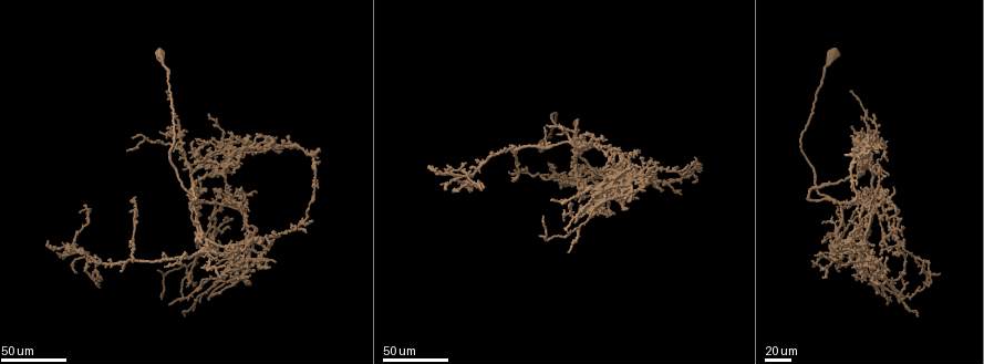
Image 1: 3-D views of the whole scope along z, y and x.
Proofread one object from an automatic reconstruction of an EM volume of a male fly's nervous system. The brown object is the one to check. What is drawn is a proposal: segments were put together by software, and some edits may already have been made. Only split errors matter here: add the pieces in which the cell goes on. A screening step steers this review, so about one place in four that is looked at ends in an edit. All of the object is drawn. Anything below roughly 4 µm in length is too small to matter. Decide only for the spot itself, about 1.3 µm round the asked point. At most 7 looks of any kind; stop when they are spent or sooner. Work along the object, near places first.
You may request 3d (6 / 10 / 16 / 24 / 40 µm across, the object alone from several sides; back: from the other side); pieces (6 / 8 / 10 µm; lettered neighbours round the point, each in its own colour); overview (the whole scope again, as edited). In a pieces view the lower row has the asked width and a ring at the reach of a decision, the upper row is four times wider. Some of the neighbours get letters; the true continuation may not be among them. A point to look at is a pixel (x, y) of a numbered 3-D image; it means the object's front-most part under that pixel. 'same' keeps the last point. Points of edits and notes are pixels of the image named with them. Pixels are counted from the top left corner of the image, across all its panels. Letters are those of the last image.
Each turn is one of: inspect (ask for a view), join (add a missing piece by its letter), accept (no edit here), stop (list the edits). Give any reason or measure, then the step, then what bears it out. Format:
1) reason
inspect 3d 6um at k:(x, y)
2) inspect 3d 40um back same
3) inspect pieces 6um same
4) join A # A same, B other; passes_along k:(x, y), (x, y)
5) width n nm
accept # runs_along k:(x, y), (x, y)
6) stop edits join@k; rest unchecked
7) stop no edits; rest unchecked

long arm stops here
inspect 3d 40um at 1:(509, 174)

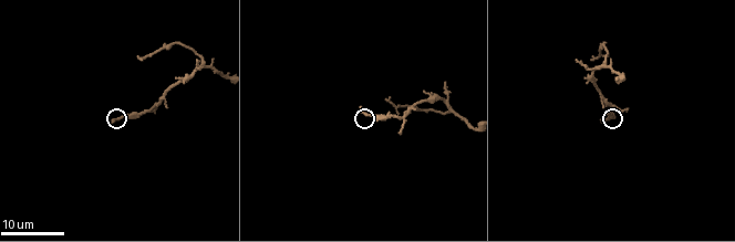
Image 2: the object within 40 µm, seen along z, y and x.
inspect pieces 10um at 2:(361, 108)

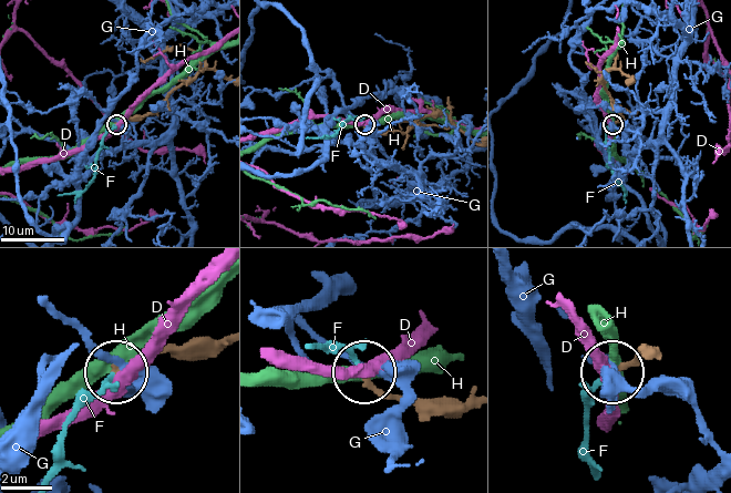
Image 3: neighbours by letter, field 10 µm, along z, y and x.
width 250 nm
join F # D other, F same, G other, H other; passes_along 3:(637, 348), (595, 392), (586, 418), (593, 475); the cell continues

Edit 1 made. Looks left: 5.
branch stops here
inspect 3d 40um at 1:(161, 132)

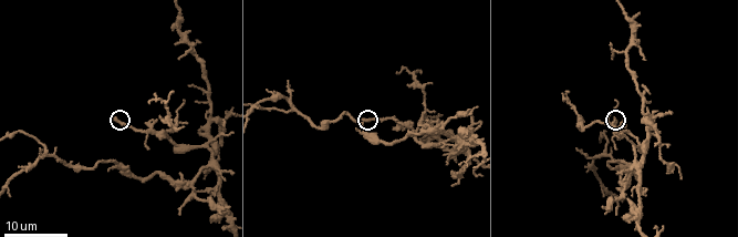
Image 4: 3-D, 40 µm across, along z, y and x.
inspect pieces 10um at 4:(362, 117)

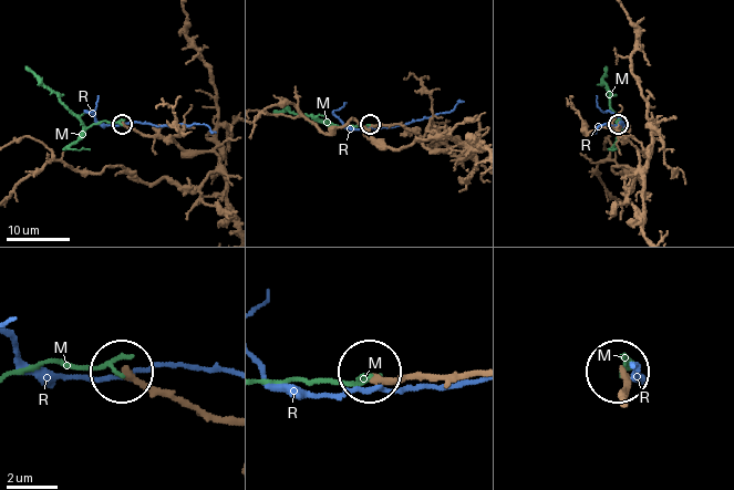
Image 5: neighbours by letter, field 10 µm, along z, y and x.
accept # M other, R other; runs_along 5:(473, 373), (373, 375); no lettered piece goes on from it

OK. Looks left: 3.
inspect overview

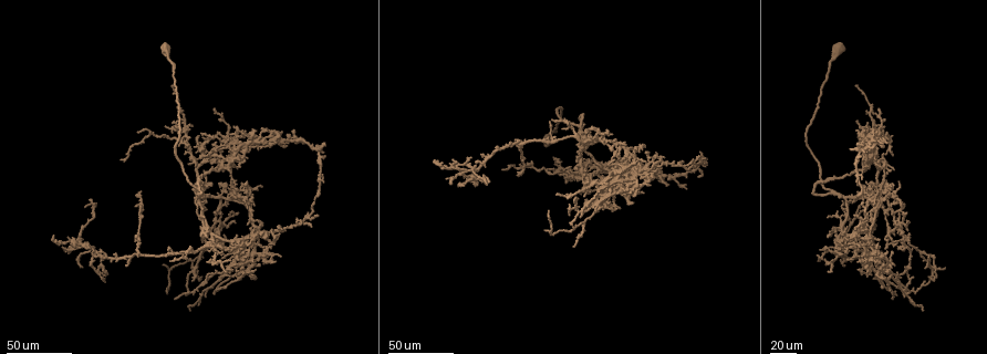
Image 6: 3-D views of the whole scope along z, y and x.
branch stops here
inspect 3d 24um at 6:(612, 167)

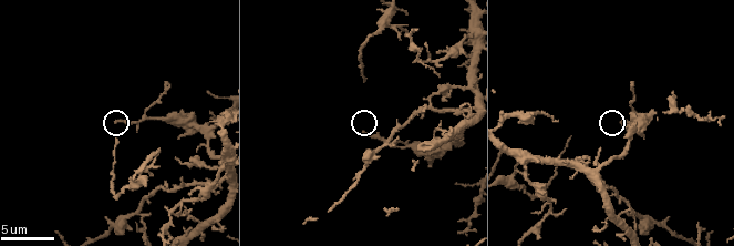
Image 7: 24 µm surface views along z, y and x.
inspect pieces 6um at 7:(115, 121)

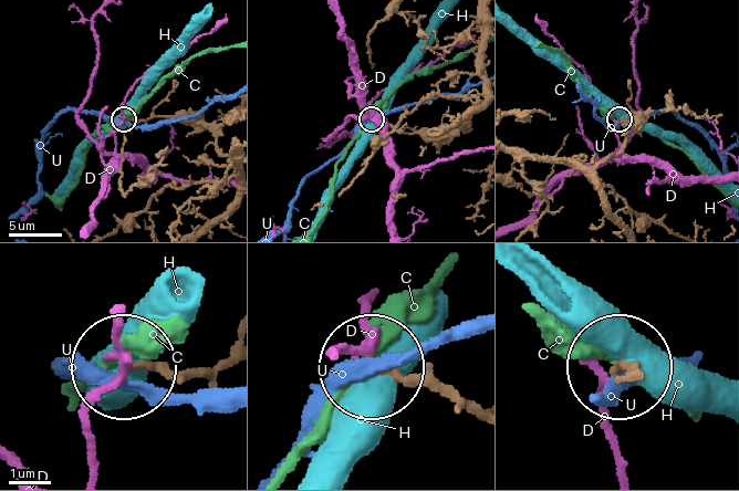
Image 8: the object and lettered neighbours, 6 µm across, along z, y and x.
accept # C other, D other, H other, U other; runs_along 8:(476, 418), (374, 365); no lettered piece goes on from it

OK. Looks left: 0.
stop edits join@3; rest unchecked

